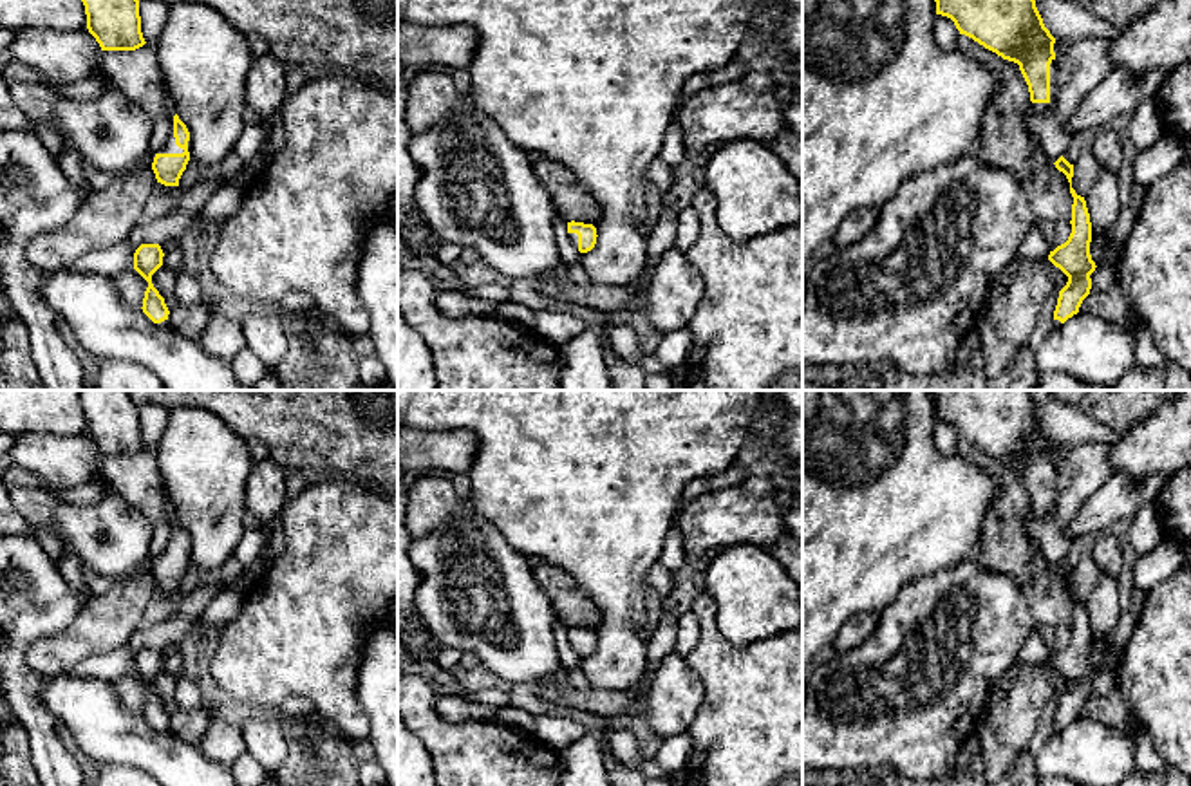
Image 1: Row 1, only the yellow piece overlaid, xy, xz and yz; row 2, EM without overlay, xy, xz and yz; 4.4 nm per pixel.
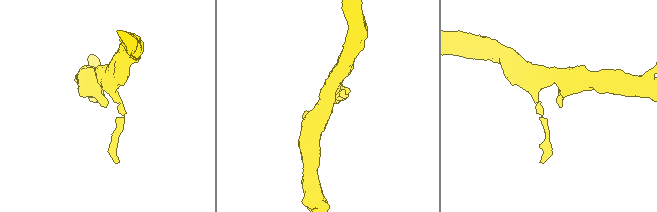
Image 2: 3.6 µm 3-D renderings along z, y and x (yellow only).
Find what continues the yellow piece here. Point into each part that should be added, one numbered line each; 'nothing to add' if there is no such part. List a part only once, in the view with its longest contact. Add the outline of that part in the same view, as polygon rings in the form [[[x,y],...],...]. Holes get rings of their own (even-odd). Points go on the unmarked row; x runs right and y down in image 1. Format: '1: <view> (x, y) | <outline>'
1: xy (168, 552) | [[[164,490],[164,499],[166,499],[164,511],[166,511],[166,520],[172,524],[172,537],[166,547],[163,549],[163,553],[159,555],[159,558],[183,558],[184,555],[175,549],[175,542],[173,542],[173,520],[177,519],[177,510],[166,490]]]

